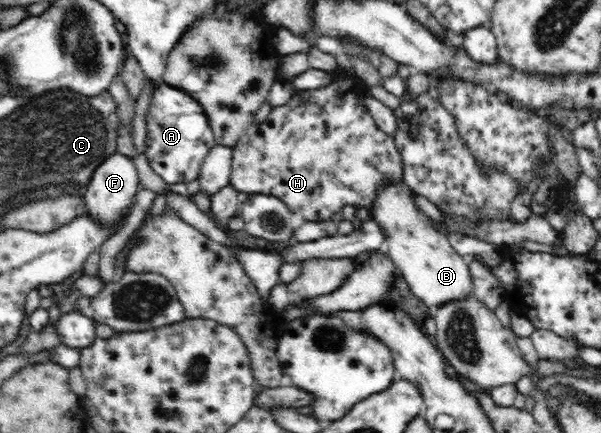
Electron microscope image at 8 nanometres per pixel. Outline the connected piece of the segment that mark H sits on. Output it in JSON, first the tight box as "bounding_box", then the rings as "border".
{"bounding_box":[229,69,404,222],"border":[[[336,69],[329,85],[295,92],[284,106],[272,107],[266,120],[261,123],[254,121],[232,147],[229,178],[232,188],[250,196],[274,196],[285,202],[286,207],[303,222],[331,220],[345,205],[356,209],[374,208],[380,186],[386,186],[388,182],[404,183],[404,176],[395,140],[378,128],[359,97],[366,90],[368,86],[358,77]]]}

